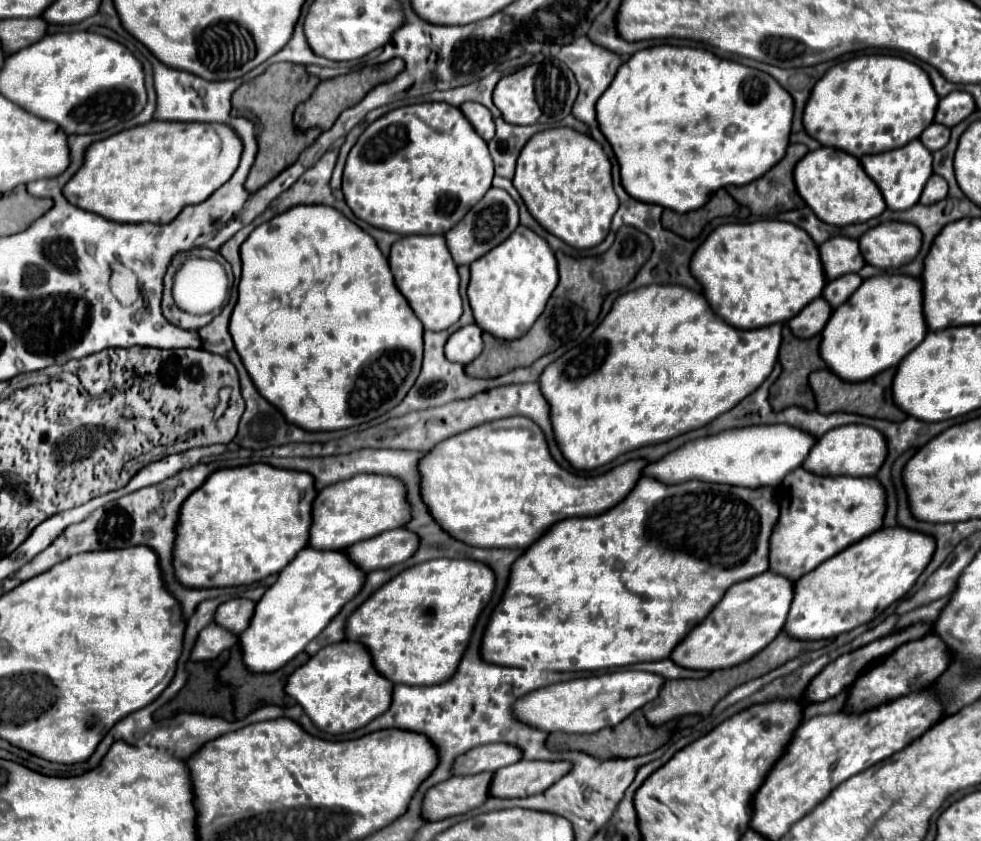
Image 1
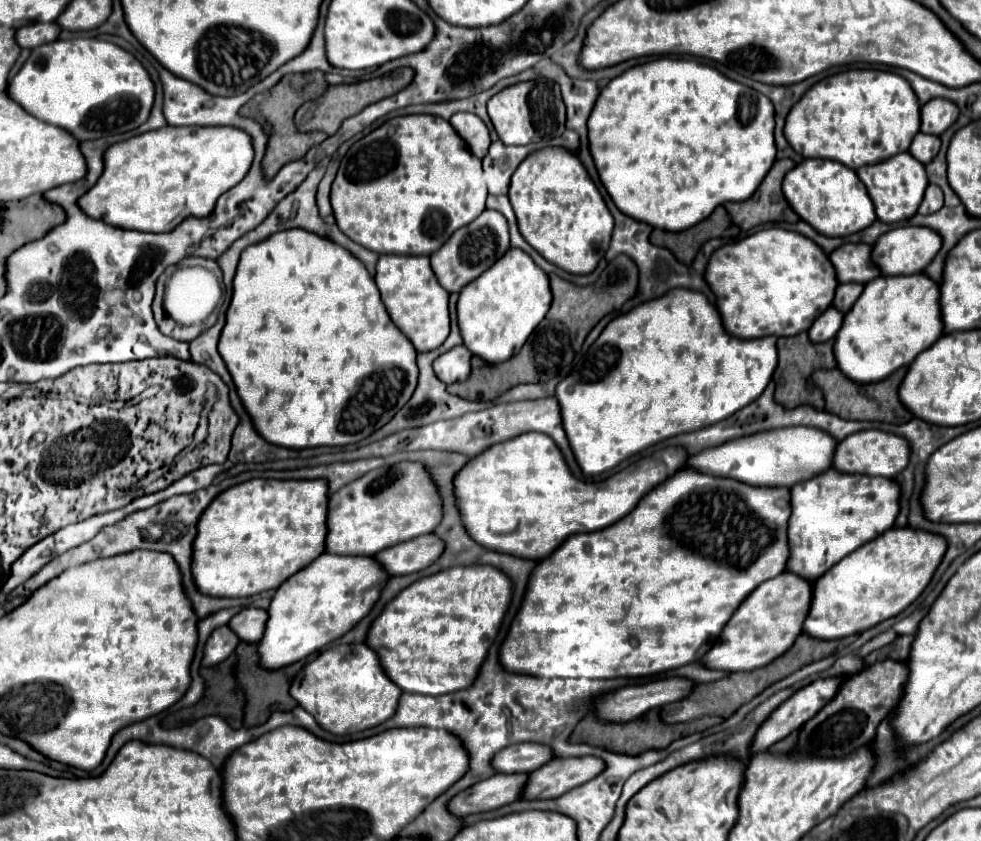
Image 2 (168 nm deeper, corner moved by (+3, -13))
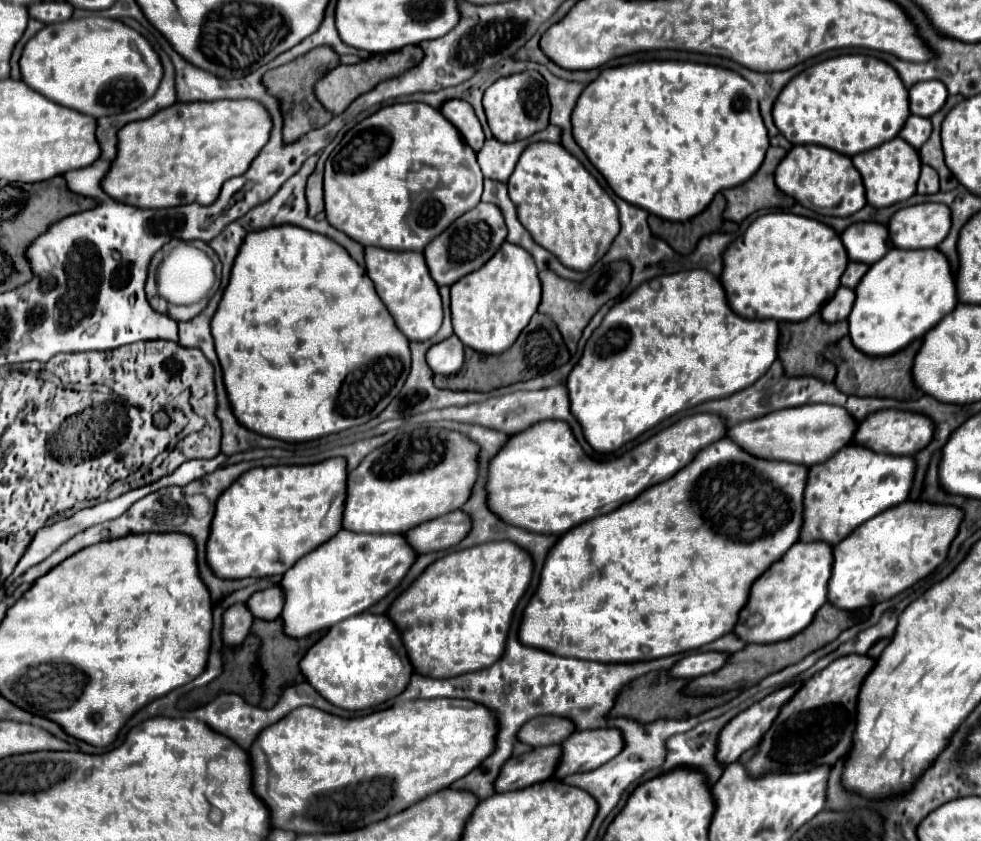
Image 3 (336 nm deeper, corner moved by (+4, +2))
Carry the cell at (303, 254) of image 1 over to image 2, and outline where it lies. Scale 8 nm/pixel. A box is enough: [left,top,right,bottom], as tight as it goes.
[219,228,417,448]

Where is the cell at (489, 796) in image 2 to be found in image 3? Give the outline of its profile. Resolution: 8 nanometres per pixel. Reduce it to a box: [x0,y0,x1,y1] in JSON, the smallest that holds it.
[496,745,560,793]

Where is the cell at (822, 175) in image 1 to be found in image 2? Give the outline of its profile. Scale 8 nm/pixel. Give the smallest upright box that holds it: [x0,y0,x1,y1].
[783,158,877,236]

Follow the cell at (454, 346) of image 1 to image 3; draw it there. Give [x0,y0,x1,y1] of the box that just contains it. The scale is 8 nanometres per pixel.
[426,335,464,375]

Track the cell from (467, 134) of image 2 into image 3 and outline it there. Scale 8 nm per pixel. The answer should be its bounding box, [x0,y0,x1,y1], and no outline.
[440,99,484,153]

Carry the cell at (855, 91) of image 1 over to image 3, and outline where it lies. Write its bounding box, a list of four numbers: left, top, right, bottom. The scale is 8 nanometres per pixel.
[772,55,908,157]

